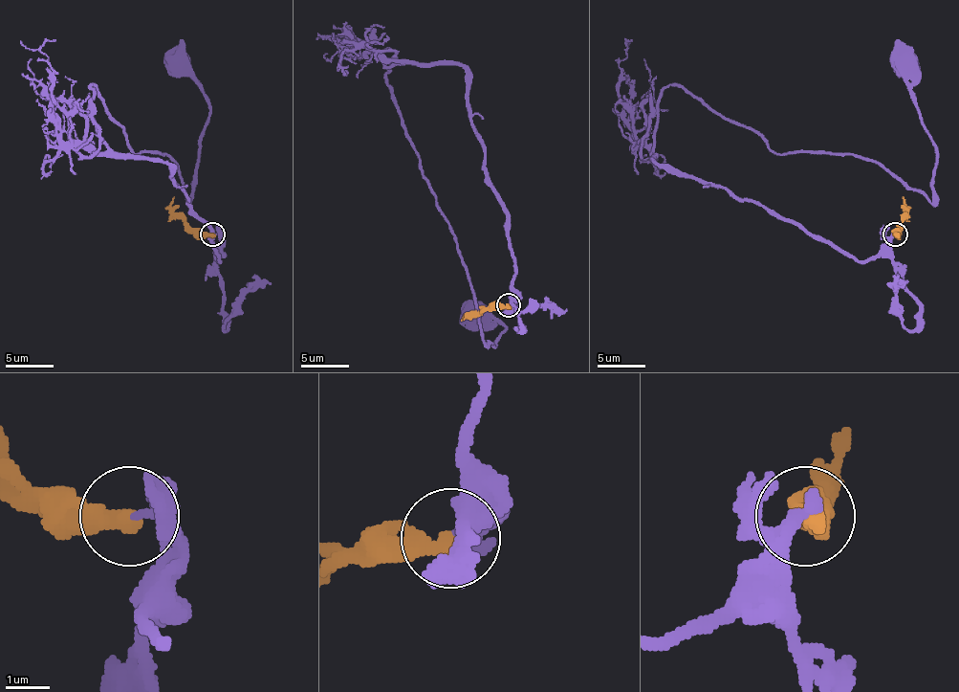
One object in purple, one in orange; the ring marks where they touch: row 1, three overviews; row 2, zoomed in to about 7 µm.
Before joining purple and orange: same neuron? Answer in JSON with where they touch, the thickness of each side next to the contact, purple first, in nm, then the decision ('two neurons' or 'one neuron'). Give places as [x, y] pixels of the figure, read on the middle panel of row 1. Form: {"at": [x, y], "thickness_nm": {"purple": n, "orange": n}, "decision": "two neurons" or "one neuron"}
{"at": [509, 305], "thickness_nm": {"purple": 280, "orange": 440}, "decision": "one neuron"}

